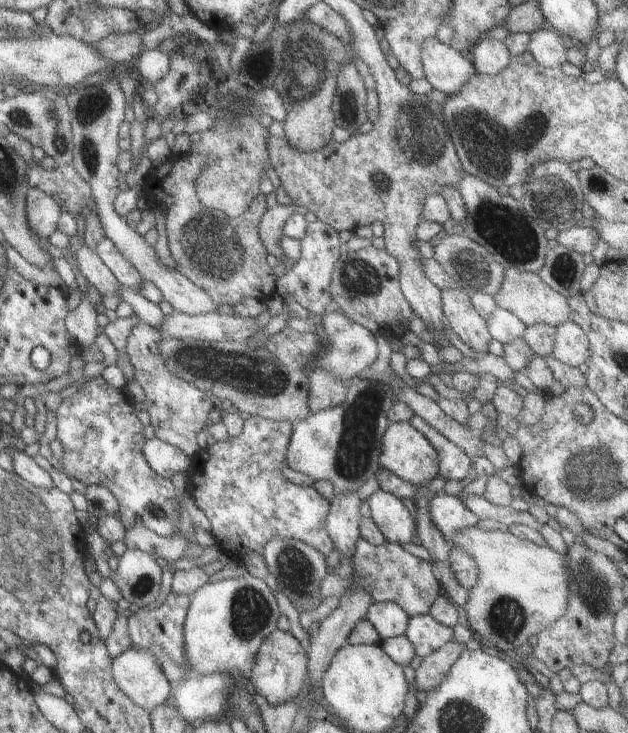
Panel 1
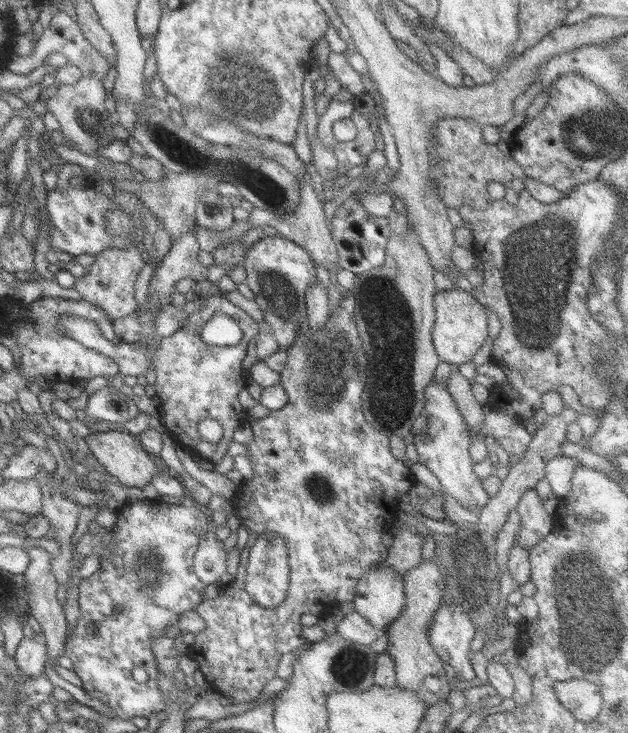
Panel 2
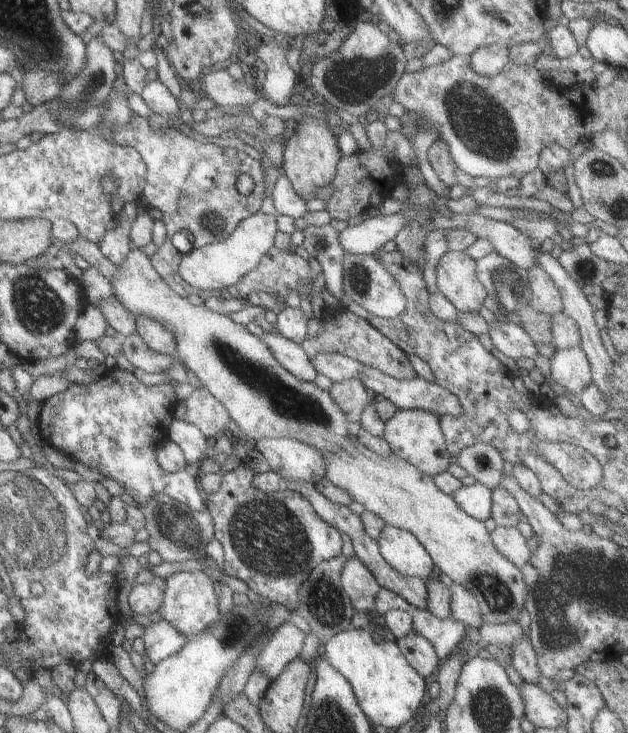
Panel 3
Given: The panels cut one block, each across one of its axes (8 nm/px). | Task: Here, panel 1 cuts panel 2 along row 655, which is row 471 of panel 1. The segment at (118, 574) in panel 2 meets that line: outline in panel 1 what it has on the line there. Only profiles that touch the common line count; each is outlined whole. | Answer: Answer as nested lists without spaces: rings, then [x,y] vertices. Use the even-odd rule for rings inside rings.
[[[100,375],[85,382],[76,393],[61,399],[52,409],[56,418],[55,438],[63,448],[63,456],[58,462],[66,475],[79,480],[81,484],[95,483],[113,494],[117,502],[117,518],[125,530],[139,524],[160,537],[165,537],[177,530],[179,525],[177,488],[170,479],[158,475],[147,466],[141,454],[141,447],[145,442],[143,426],[137,420],[137,410],[133,408],[132,401],[125,400],[121,389],[109,386]]]

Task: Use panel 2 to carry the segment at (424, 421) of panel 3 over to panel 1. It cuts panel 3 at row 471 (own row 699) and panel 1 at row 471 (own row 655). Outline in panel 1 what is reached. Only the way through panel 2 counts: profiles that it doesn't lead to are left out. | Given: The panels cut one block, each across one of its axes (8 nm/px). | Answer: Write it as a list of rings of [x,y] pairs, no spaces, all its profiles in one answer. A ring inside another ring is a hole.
[[[408,421],[388,423],[380,438],[378,456],[380,468],[395,474],[395,476],[398,476],[405,482],[409,482],[413,486],[421,486],[423,488],[437,476],[437,462],[439,460],[437,452],[433,450],[433,446]]]

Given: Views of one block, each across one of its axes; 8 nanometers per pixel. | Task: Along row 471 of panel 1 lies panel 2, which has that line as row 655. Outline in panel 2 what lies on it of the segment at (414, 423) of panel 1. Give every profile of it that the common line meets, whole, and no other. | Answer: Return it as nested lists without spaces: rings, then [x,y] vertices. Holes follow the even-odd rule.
[[[439,602],[431,618],[427,626],[427,639],[435,654],[442,663],[450,666],[452,675],[459,677],[462,685],[475,682],[468,657],[474,626],[461,604]]]

